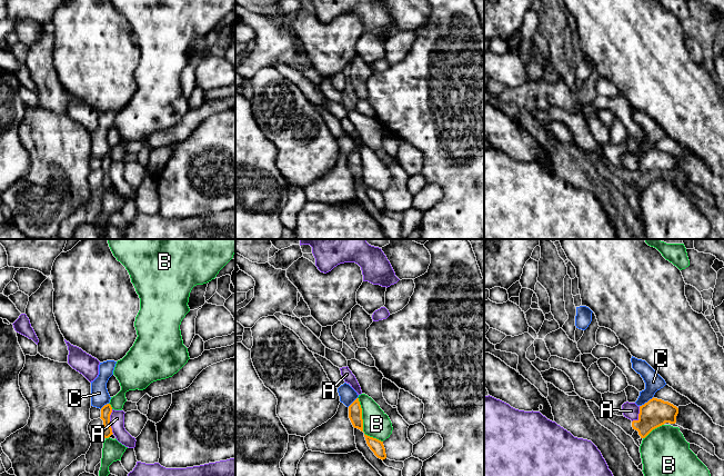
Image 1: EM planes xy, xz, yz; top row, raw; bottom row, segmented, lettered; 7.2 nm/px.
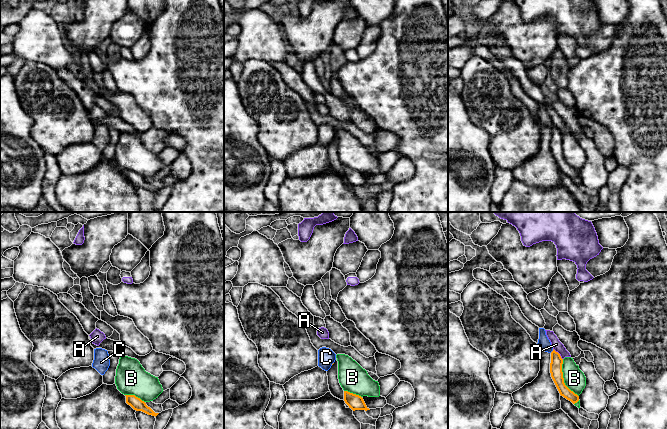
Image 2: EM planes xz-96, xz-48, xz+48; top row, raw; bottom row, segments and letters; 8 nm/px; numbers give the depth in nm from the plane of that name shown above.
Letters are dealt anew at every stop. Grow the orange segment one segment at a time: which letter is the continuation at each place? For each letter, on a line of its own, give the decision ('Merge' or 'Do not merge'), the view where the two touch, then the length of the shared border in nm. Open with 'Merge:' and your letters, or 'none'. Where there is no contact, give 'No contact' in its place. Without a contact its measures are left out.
Merge: none
A: Do not merge. Touches orange in xy. Shared border 180 nm
B: Do not merge. Touches orange in xz. Shared border 380 nm
C: Do not merge. Touches orange in yz. Shared border 130 nm

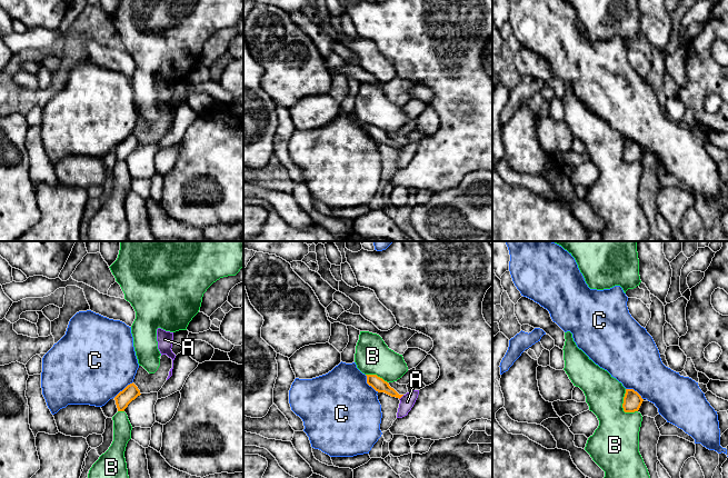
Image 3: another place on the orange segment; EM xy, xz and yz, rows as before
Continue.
Merge: none
A: Do not merge. Touches orange in xz. Shared border 50 nm
B: Do not merge. Touches orange in yz. Shared border 190 nm
C: Do not merge. Touches orange in xz. Shared border 160 nm

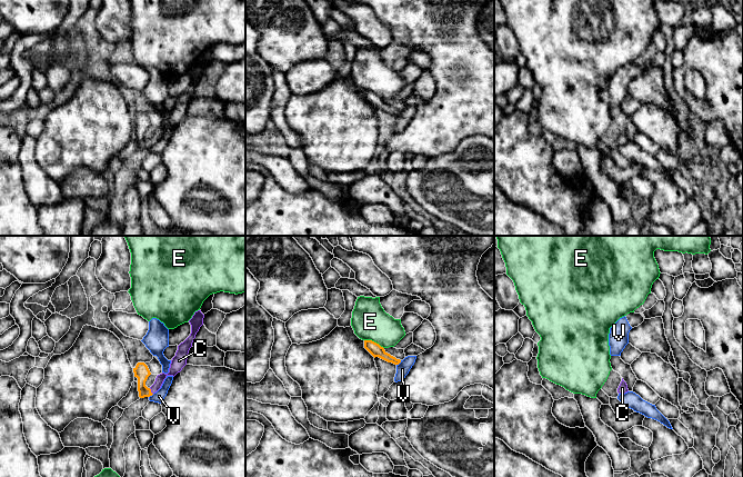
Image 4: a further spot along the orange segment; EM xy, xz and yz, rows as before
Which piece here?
Merge: C
C: Merge. Touches orange in xy. Shared border 50 nm
E: Do not merge. Touches orange in xz. Shared border 160 nm
V: Do not merge. Touches orange in xz. Shared border 50 nm

